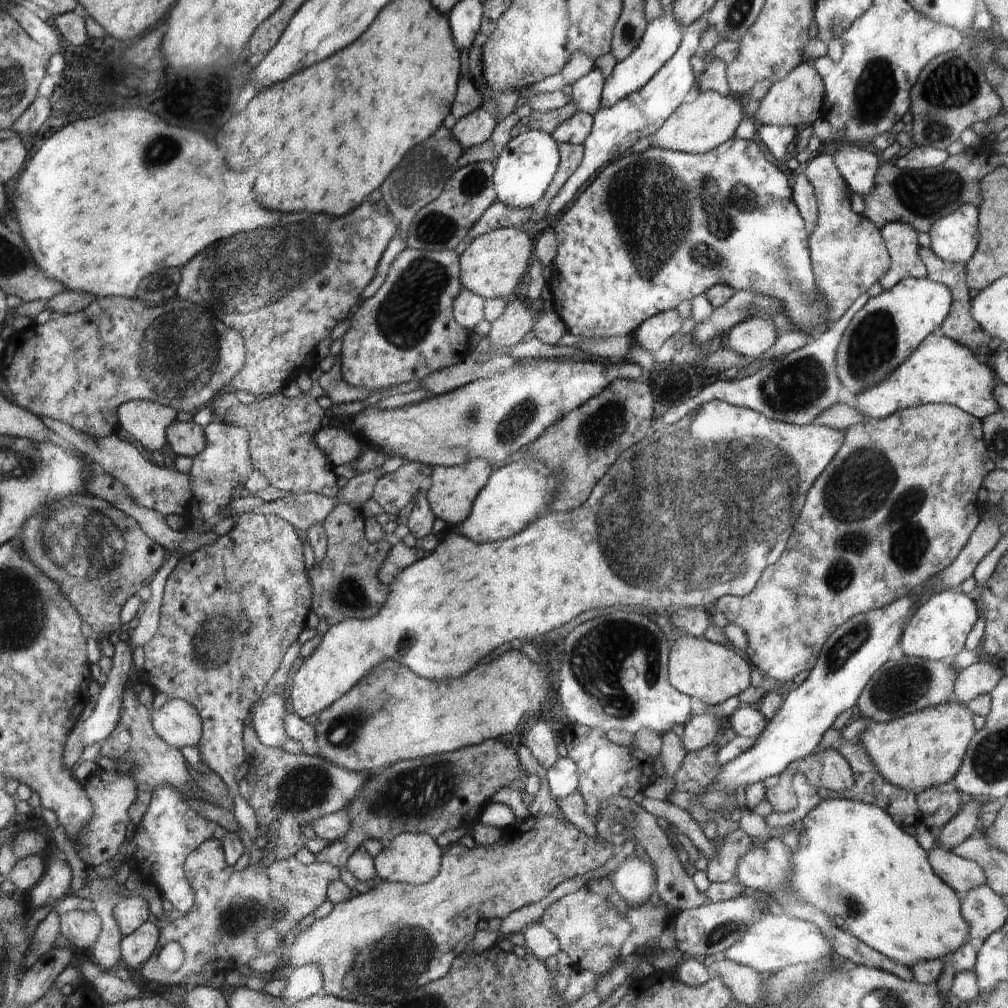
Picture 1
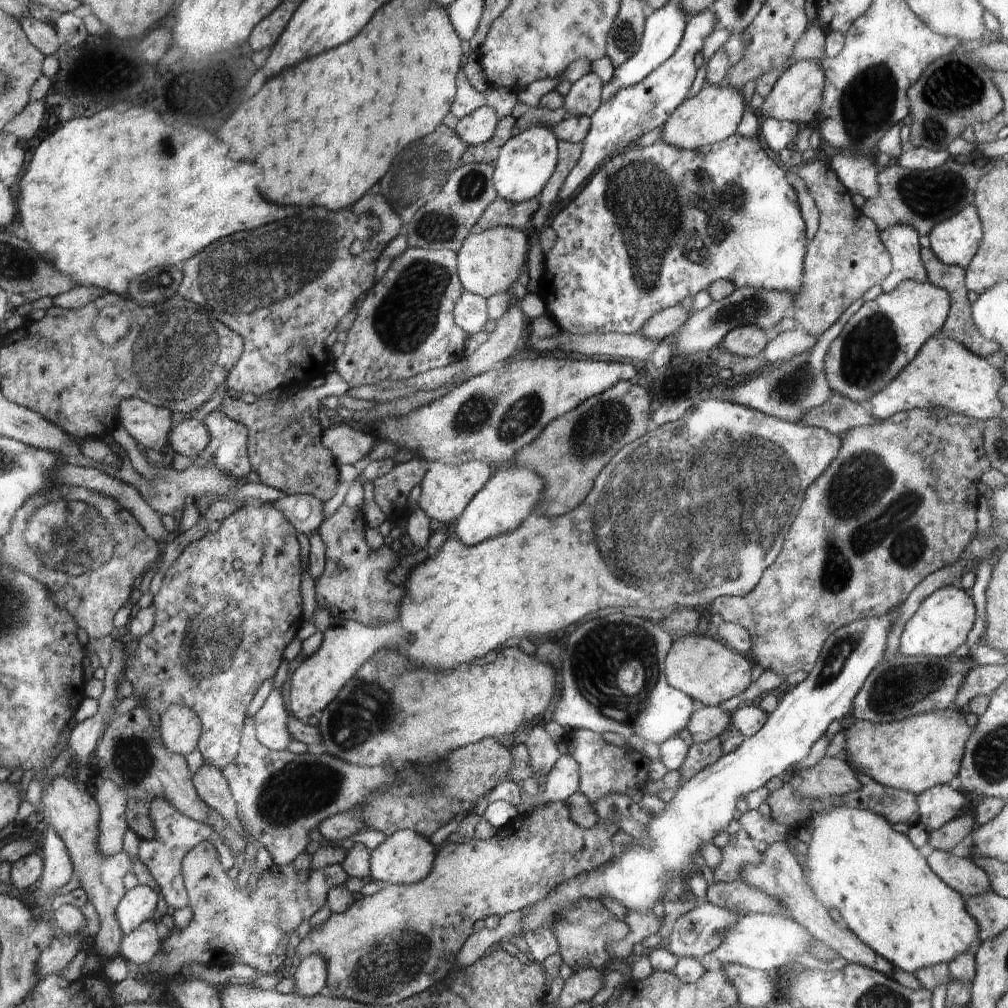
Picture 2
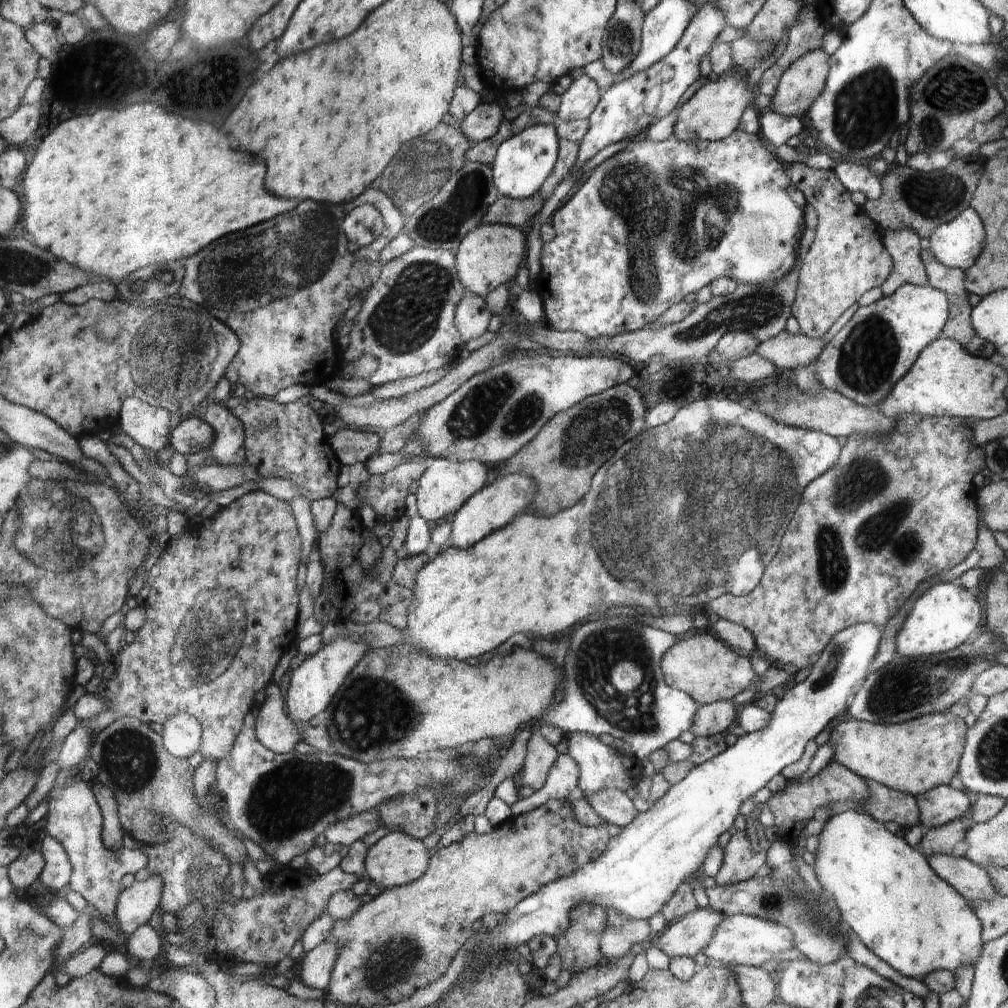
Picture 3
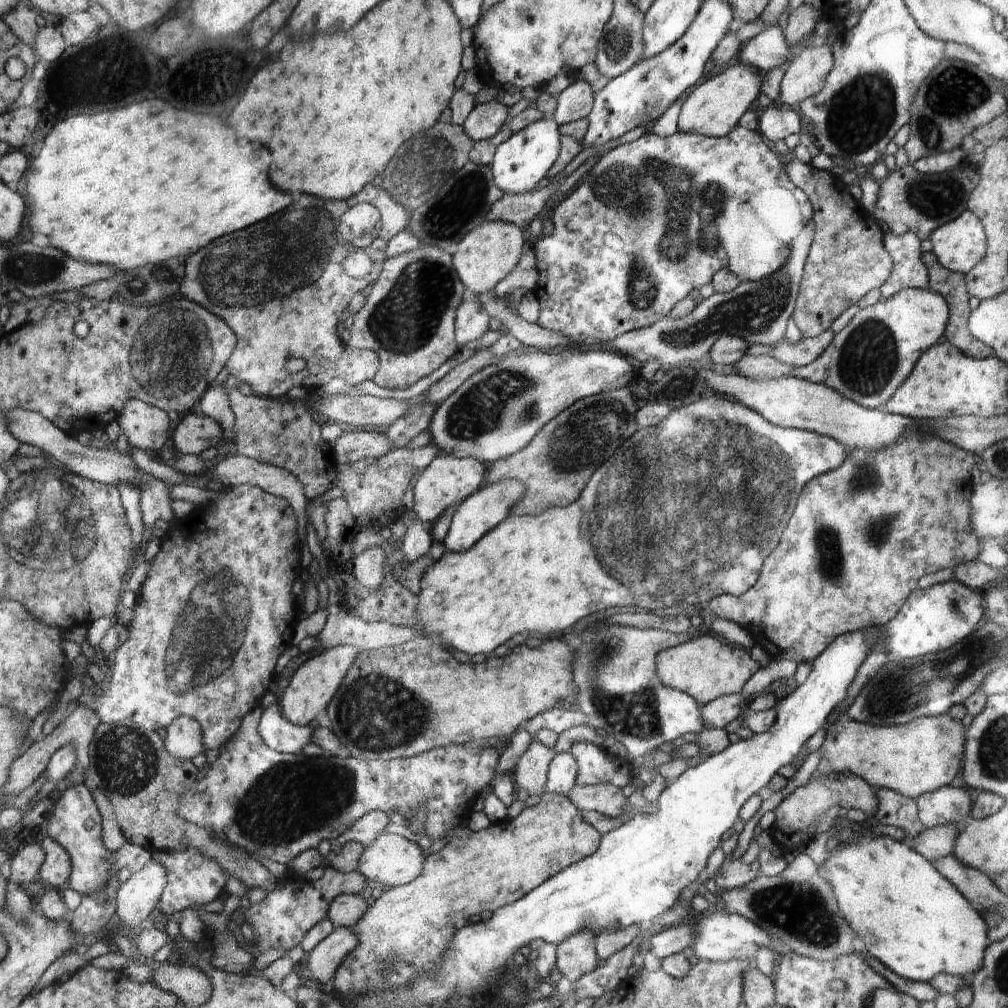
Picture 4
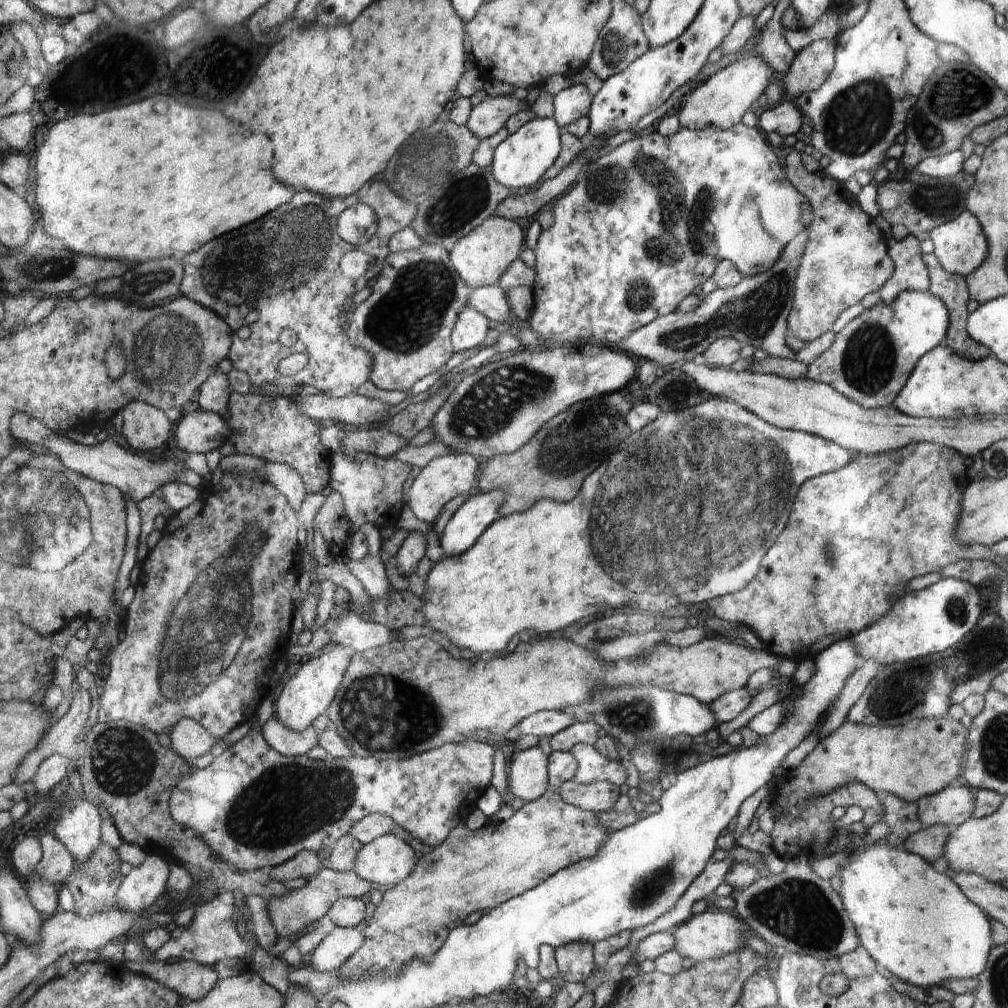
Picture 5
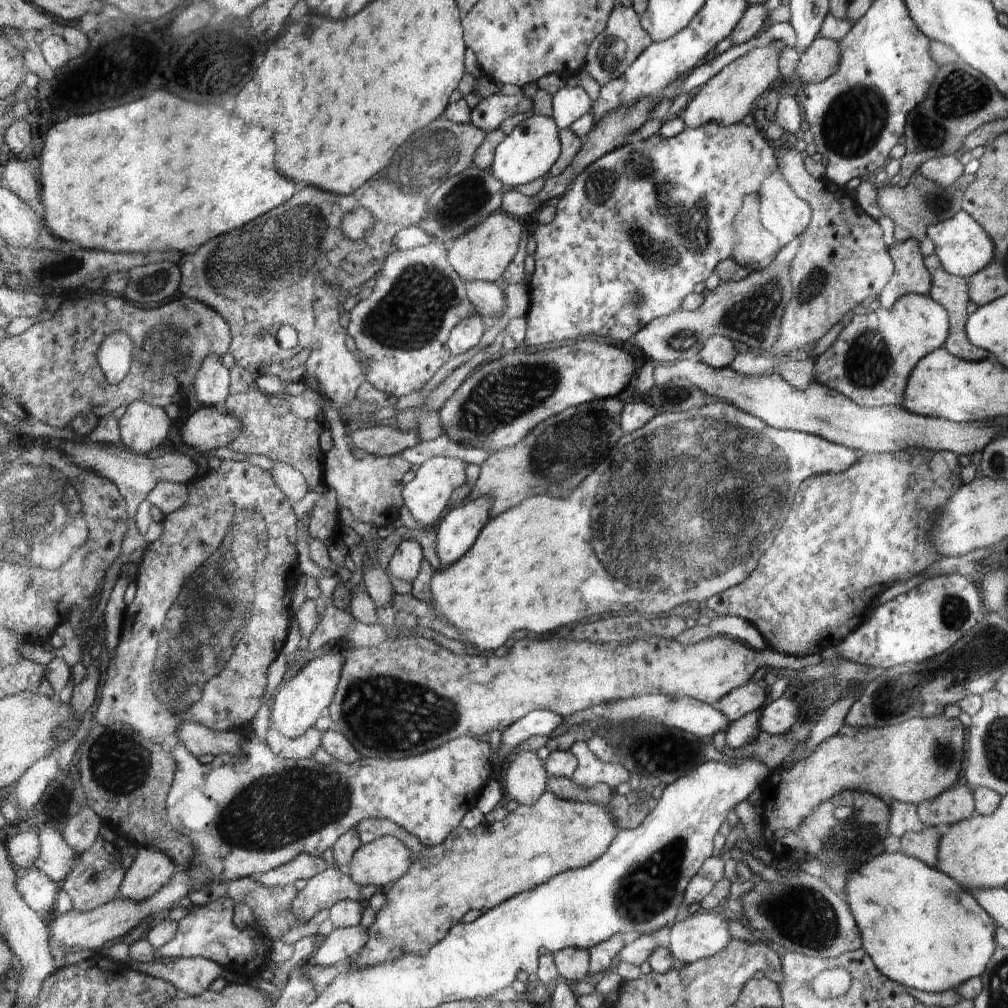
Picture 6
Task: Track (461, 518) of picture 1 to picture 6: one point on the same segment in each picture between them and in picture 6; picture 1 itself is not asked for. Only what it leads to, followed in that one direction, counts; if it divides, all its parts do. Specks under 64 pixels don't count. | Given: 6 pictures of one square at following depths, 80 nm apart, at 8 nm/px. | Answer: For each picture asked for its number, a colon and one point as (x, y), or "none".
2: (447, 489)
3: (445, 486)
4: (447, 480)
5: (446, 476)
6: (426, 496)

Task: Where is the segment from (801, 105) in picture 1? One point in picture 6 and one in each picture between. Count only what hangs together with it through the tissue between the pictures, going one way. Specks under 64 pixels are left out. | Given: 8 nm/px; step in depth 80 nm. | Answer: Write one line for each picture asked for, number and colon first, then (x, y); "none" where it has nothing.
2: (797, 95)
3: (801, 85)
4: (805, 77)
5: (811, 66)
6: (821, 59)

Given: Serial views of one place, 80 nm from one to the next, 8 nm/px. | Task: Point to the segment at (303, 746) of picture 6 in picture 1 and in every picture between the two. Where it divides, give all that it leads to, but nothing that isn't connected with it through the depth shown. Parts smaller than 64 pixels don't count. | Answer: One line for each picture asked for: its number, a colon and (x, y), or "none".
1: (268, 716)
2: (272, 720)
3: (276, 730)
4: (281, 735)
5: (286, 741)

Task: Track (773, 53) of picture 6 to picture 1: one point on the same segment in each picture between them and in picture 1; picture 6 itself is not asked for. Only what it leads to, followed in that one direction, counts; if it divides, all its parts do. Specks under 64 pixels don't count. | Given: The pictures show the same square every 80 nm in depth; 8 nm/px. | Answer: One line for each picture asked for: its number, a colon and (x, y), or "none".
1: (698, 127)
2: (711, 116)
3: (713, 113)
4: (714, 107)
5: (720, 101)

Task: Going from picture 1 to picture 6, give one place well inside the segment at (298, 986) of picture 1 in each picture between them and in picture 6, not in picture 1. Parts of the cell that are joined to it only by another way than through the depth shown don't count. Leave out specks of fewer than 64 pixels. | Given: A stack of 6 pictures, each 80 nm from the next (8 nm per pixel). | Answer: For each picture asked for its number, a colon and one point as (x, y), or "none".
2: (310, 978)
3: (318, 963)
4: (322, 961)
5: (340, 944)
6: (343, 942)

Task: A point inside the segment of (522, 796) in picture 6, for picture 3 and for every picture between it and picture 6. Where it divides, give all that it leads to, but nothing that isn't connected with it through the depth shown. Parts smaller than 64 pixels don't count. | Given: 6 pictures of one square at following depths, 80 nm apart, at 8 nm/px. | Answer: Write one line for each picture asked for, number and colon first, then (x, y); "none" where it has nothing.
3: (541, 756)
4: (531, 771)
5: (528, 776)

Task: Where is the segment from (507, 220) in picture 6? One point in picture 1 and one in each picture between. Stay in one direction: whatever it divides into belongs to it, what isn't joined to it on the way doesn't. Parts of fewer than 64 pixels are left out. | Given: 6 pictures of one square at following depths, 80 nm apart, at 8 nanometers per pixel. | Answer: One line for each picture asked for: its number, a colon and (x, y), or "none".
1: (491, 266)
2: (489, 261)
3: (488, 256)
4: (488, 253)
5: (481, 257)

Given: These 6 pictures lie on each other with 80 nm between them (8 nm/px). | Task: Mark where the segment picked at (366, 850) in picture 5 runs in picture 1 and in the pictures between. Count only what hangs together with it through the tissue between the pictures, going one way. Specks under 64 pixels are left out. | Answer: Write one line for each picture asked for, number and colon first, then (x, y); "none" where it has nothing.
1: (410, 858)
2: (406, 857)
3: (397, 859)
4: (391, 860)

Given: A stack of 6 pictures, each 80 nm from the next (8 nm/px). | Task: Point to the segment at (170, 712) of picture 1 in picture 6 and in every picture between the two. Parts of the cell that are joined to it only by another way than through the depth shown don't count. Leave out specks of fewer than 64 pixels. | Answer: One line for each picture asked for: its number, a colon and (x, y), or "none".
2: (180, 728)
3: (182, 733)
4: (185, 739)
5: (189, 739)
6: (200, 740)

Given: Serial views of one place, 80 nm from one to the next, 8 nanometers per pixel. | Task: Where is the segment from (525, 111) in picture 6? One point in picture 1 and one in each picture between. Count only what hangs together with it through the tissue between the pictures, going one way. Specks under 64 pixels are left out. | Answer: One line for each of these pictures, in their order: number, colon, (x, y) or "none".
1: (475, 128)
2: (475, 128)
3: (483, 122)
4: (483, 122)
5: (485, 118)

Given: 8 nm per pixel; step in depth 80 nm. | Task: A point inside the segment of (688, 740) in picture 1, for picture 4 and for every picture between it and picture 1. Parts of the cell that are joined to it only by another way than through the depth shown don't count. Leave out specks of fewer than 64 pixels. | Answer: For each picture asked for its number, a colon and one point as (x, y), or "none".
2: (708, 722)
3: (719, 717)
4: (719, 713)

